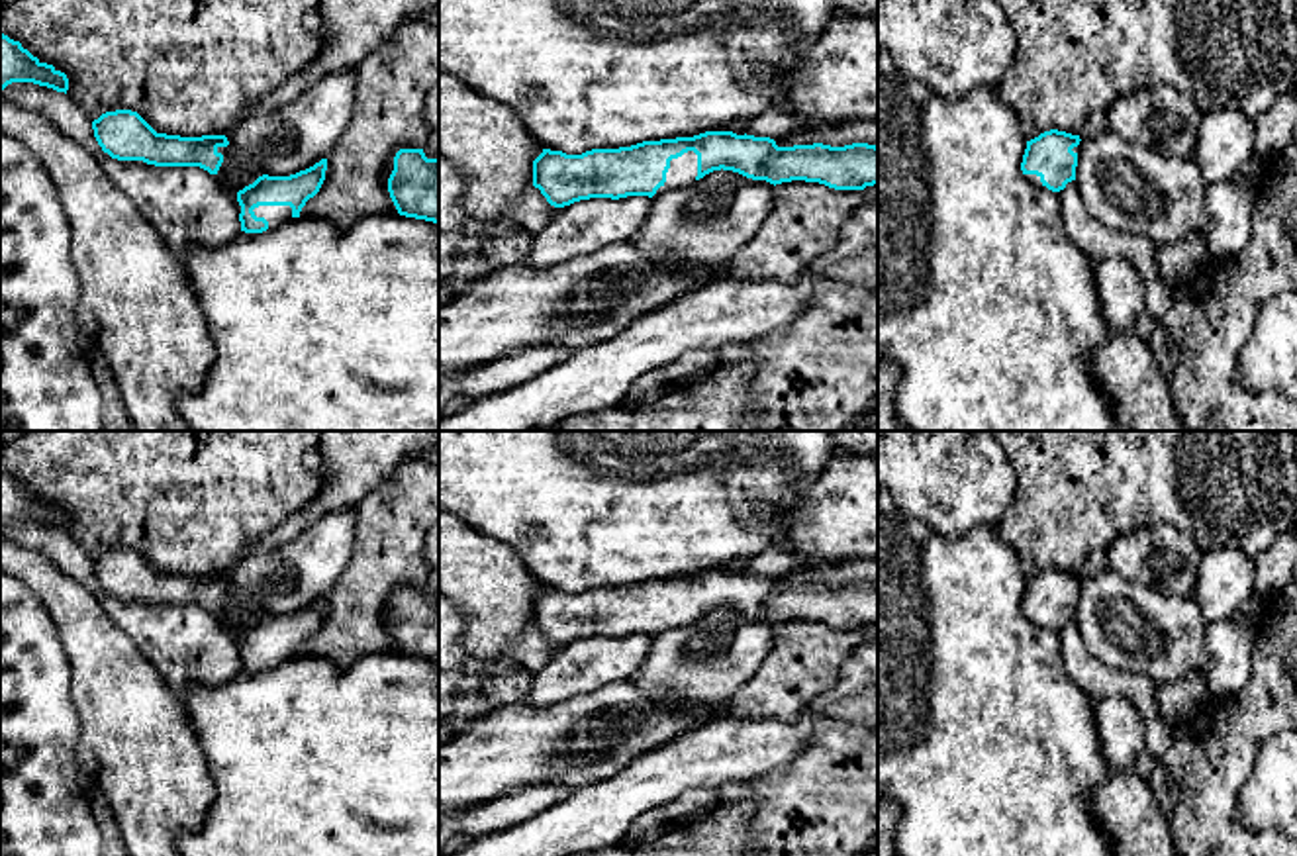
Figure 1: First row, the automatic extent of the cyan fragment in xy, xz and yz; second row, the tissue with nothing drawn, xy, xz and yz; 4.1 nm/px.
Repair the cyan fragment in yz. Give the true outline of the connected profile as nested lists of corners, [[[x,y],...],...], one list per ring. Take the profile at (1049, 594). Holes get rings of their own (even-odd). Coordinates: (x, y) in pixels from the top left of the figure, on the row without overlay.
[[[1050,568],[1027,580],[1021,609],[1036,627],[1062,631],[1076,619],[1080,574]]]

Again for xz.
[[[705,570],[619,588],[592,588],[582,594],[543,588],[533,599],[533,625],[551,644],[564,646],[590,637],[652,637],[721,607],[774,625],[805,619],[835,629],[864,629],[878,623],[878,586],[868,582],[778,586],[770,576]]]

